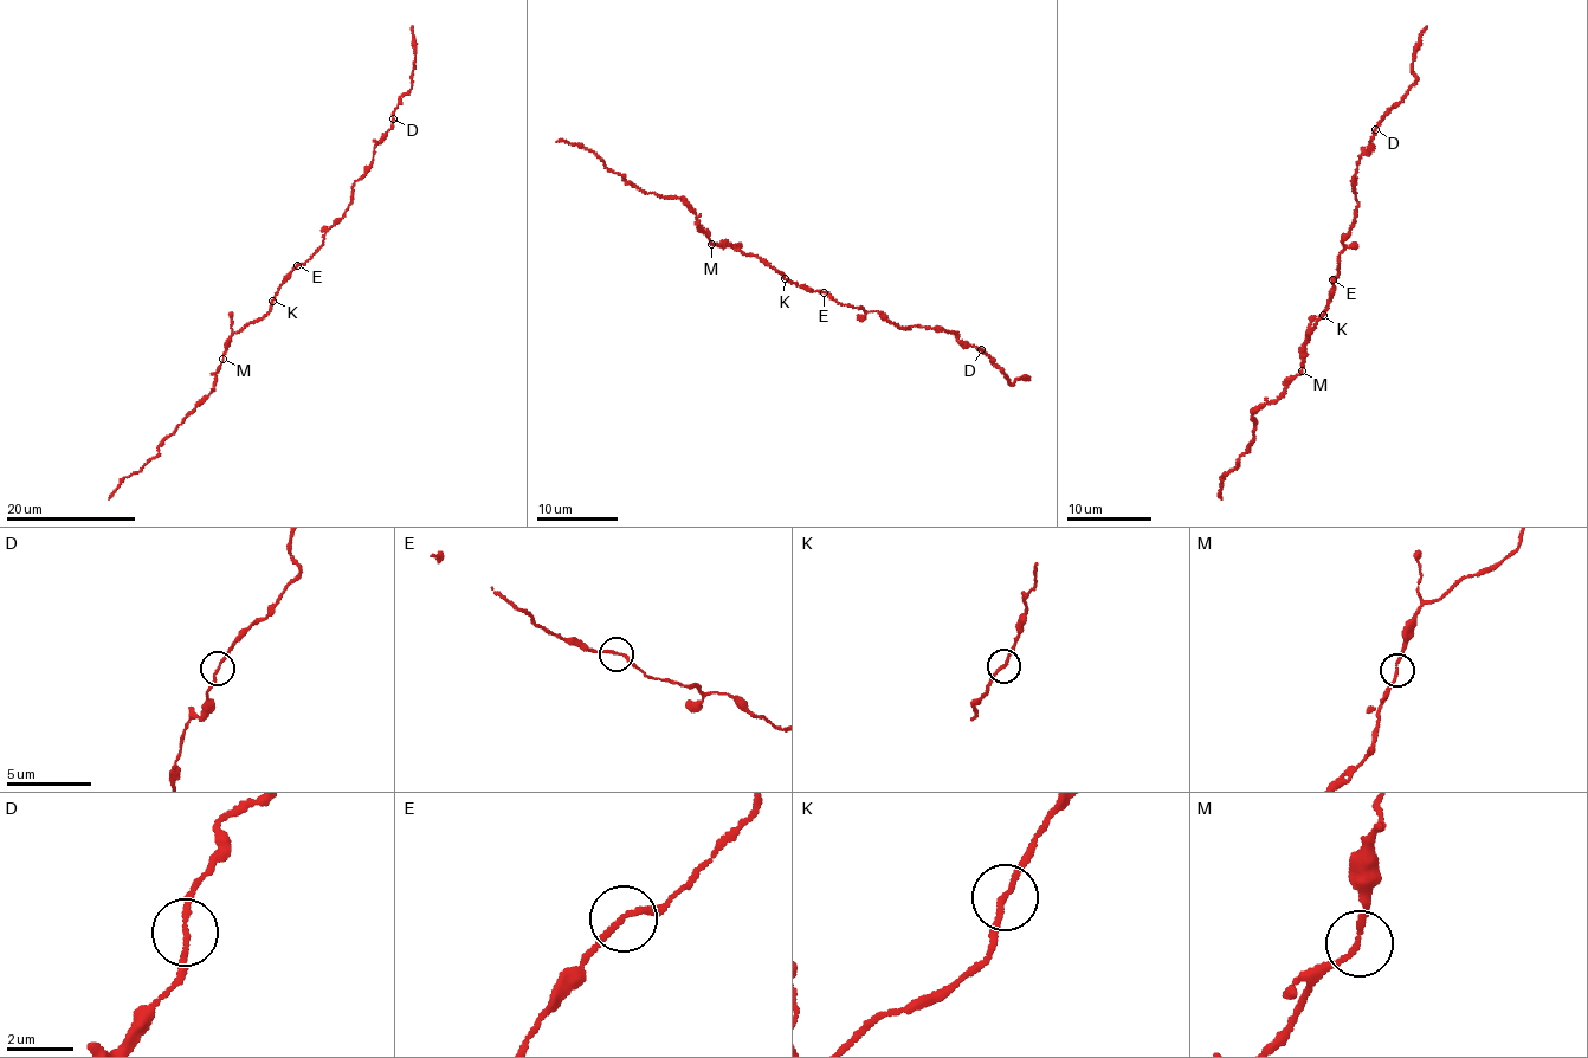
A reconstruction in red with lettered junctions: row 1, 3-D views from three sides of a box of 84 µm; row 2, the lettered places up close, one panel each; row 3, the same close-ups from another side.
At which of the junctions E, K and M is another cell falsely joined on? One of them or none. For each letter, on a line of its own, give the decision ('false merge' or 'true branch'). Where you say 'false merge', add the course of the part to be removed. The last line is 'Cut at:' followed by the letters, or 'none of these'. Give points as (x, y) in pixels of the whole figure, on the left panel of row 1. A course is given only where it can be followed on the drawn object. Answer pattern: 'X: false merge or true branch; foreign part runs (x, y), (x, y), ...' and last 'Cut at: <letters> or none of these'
E: true branch
K: true branch
M: true branch
Cut at: none of these

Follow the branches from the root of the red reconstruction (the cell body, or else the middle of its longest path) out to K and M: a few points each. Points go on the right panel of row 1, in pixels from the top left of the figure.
K: (1332, 291), (1322, 315)
M: (1332, 291), (1325, 314), (1306, 335), (1302, 371)

